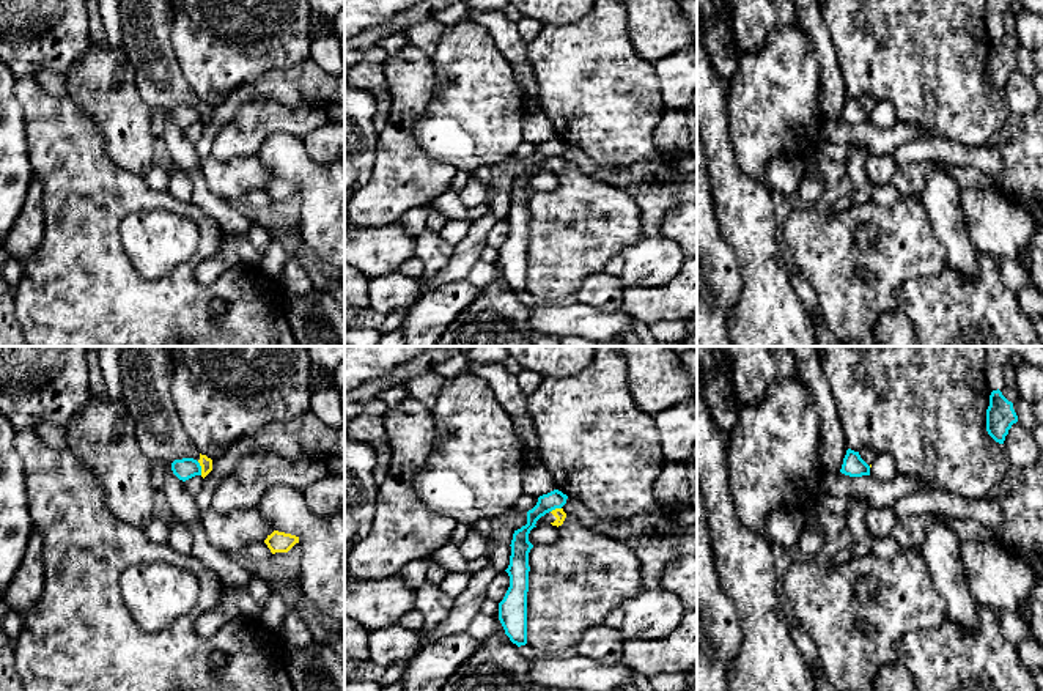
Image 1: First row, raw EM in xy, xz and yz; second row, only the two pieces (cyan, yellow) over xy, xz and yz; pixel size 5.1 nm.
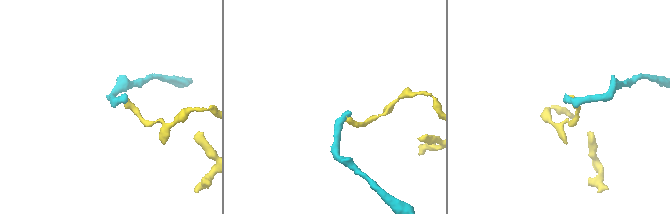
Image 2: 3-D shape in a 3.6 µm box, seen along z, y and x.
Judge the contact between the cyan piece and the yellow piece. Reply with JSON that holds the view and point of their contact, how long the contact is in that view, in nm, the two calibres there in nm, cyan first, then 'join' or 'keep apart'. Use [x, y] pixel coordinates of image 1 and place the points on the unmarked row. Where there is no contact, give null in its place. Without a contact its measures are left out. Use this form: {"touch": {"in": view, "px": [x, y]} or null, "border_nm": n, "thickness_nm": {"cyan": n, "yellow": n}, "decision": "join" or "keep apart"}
{"touch": {"in": "xy", "px": [200, 115]}, "border_nm": 80, "thickness_nm": {"cyan": 110, "yellow": 60}, "decision": "keep apart"}

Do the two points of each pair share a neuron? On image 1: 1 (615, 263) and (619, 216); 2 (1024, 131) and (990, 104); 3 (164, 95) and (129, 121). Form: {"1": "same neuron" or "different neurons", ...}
{"1": "different neurons", "2": "different neurons", "3": "different neurons"}

